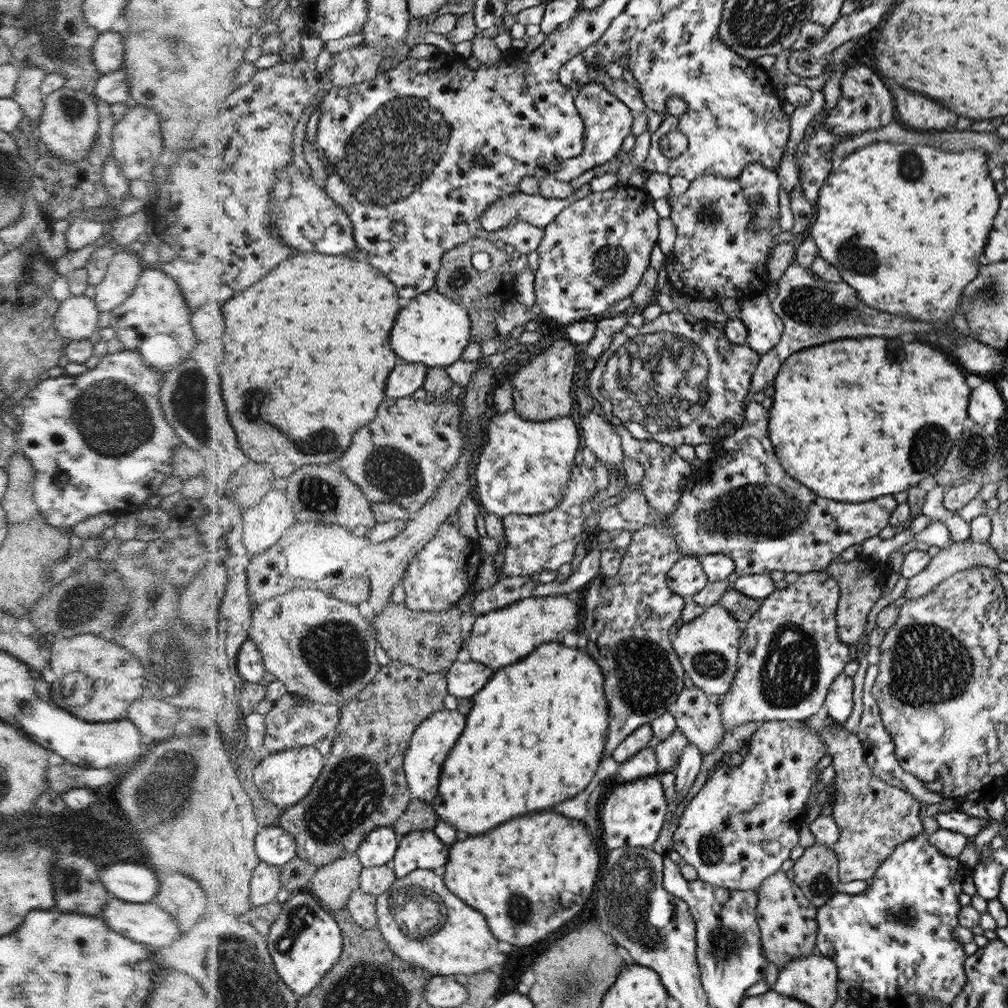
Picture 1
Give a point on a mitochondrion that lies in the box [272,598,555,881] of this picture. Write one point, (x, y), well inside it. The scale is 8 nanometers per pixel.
(352, 791)

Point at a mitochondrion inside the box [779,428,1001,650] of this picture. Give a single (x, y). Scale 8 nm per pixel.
(973, 453)

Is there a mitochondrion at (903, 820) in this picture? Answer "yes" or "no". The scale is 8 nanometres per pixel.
no

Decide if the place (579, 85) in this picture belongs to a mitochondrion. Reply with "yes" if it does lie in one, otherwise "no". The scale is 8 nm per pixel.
no

